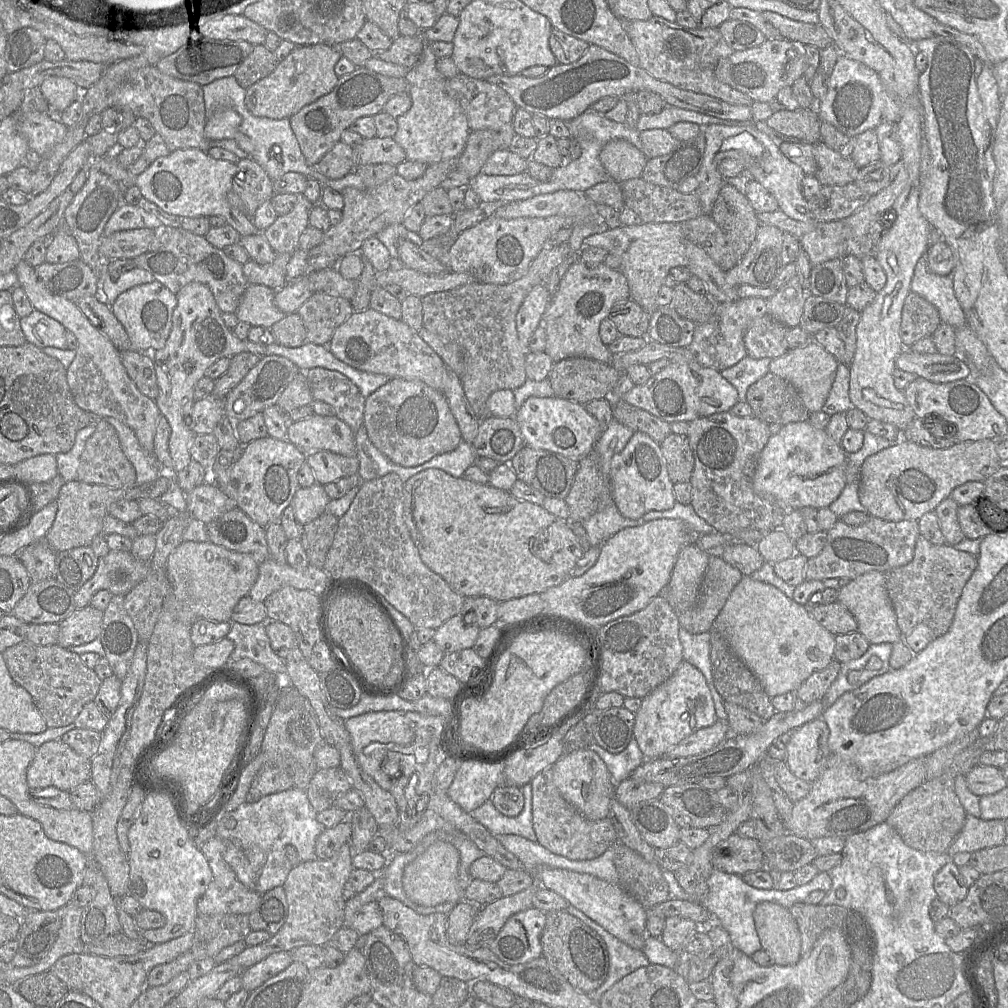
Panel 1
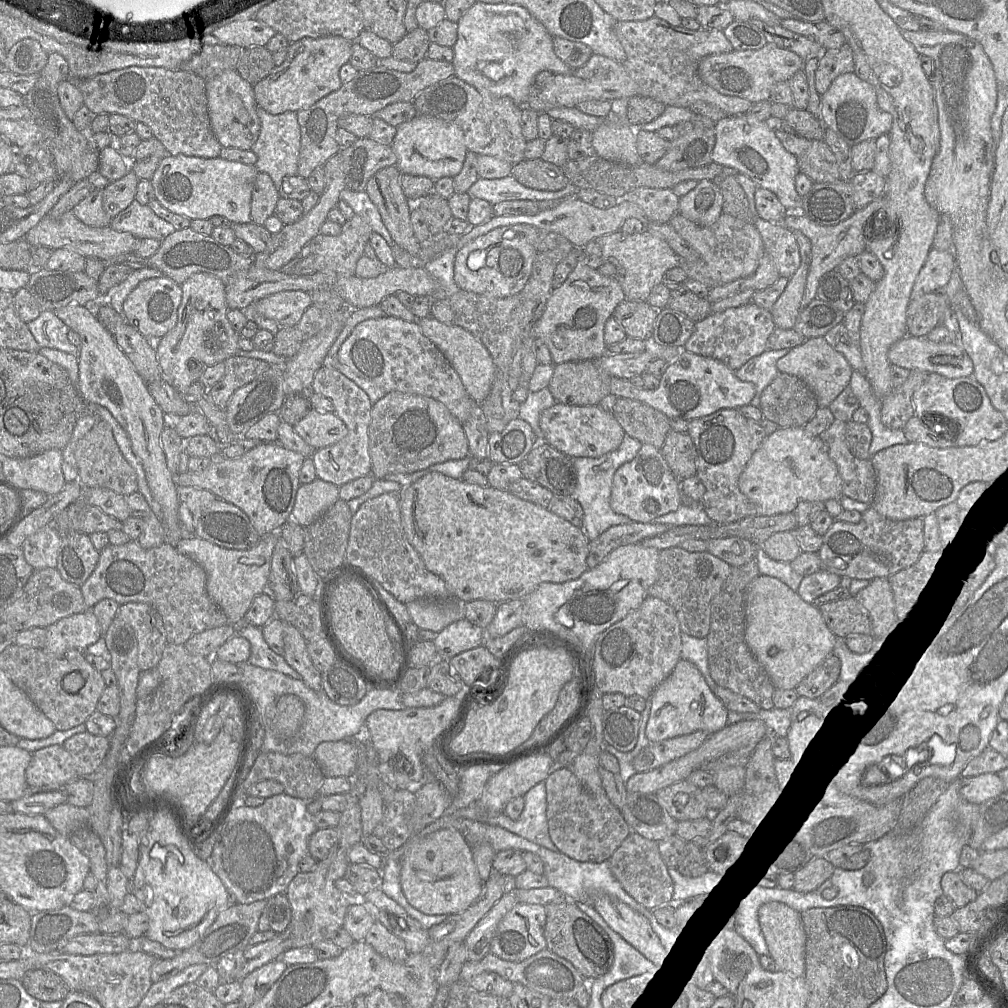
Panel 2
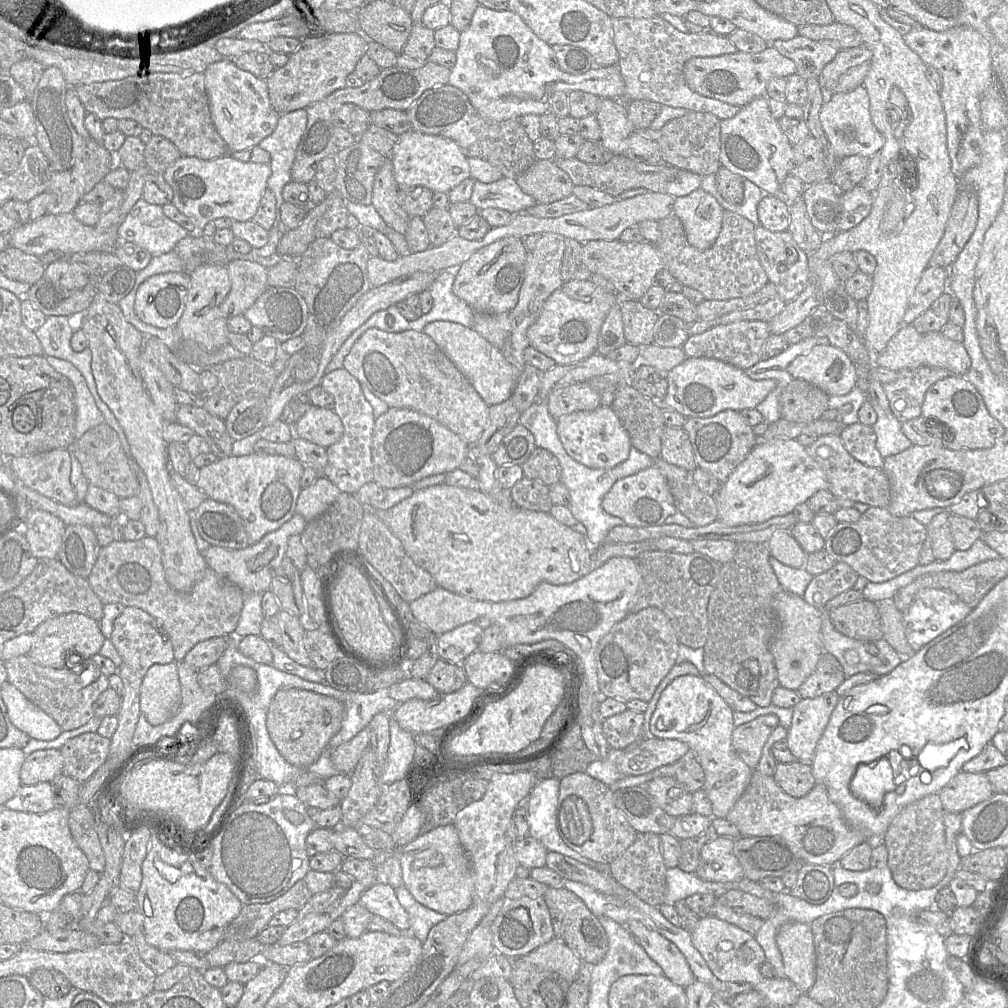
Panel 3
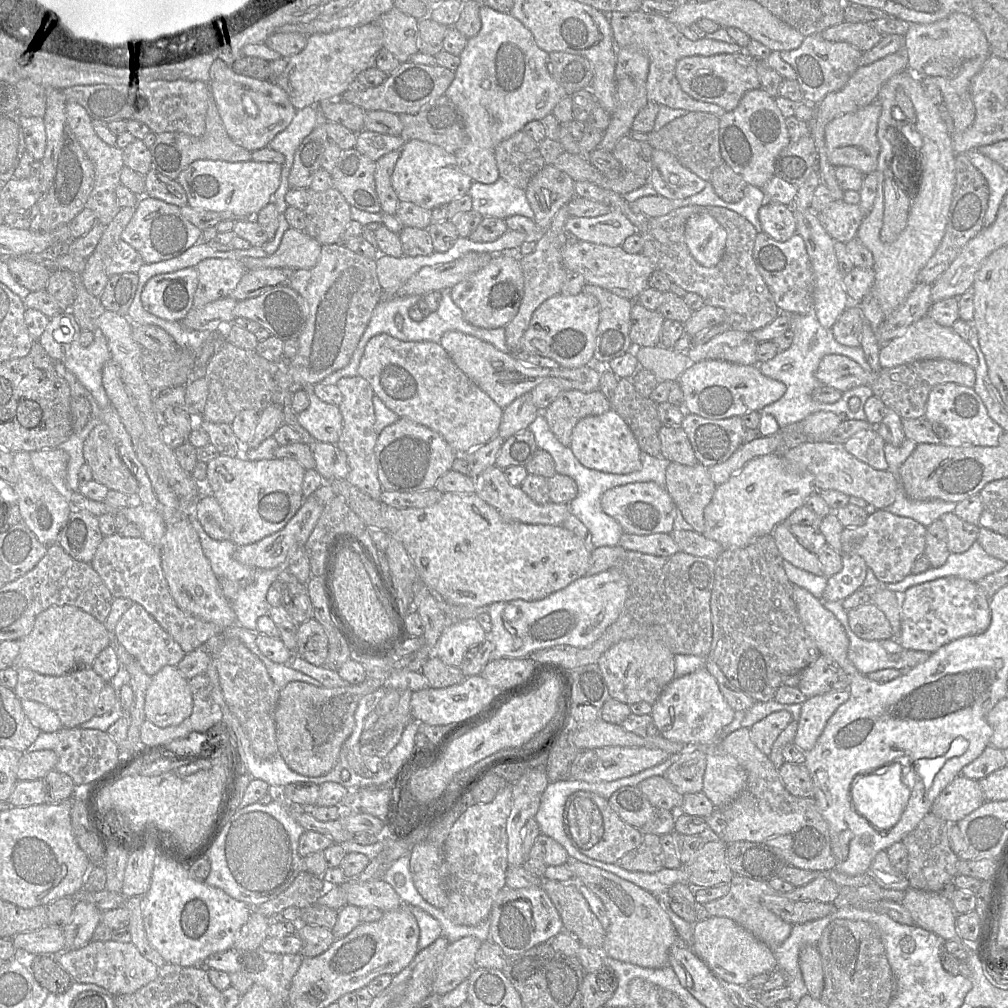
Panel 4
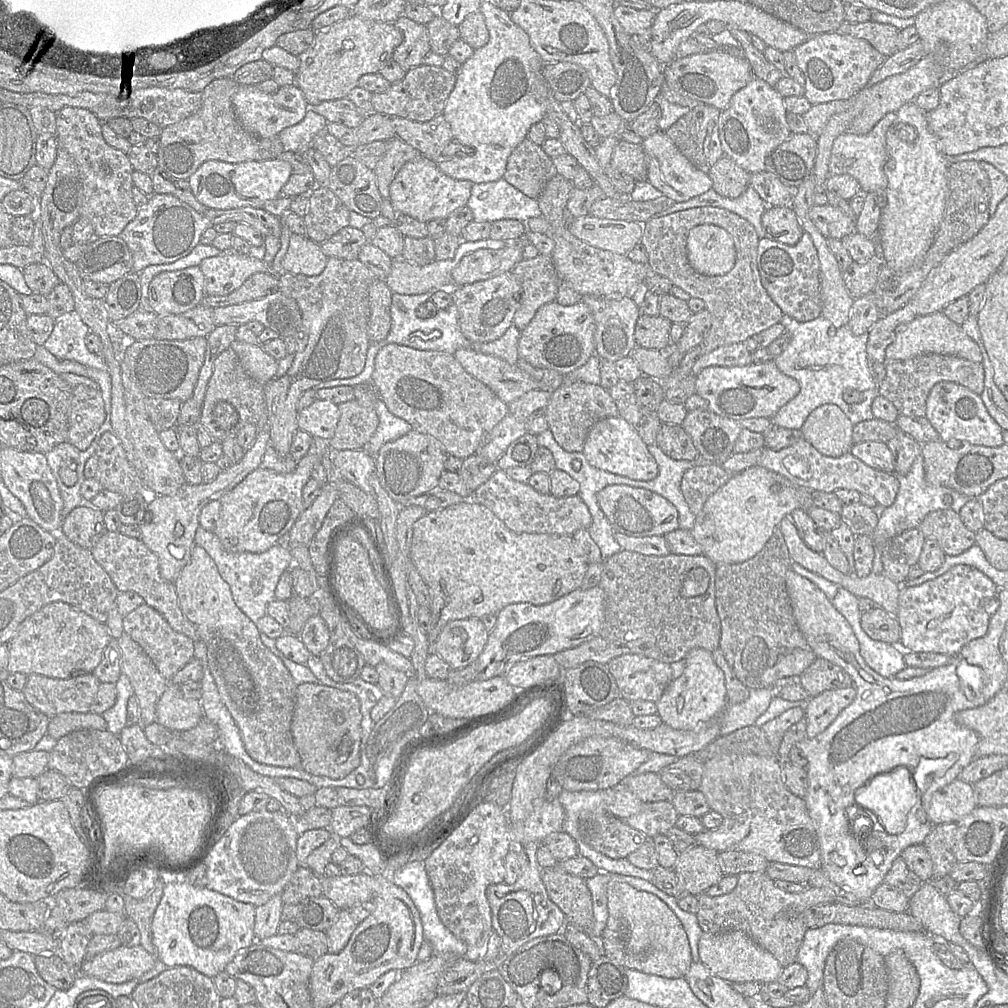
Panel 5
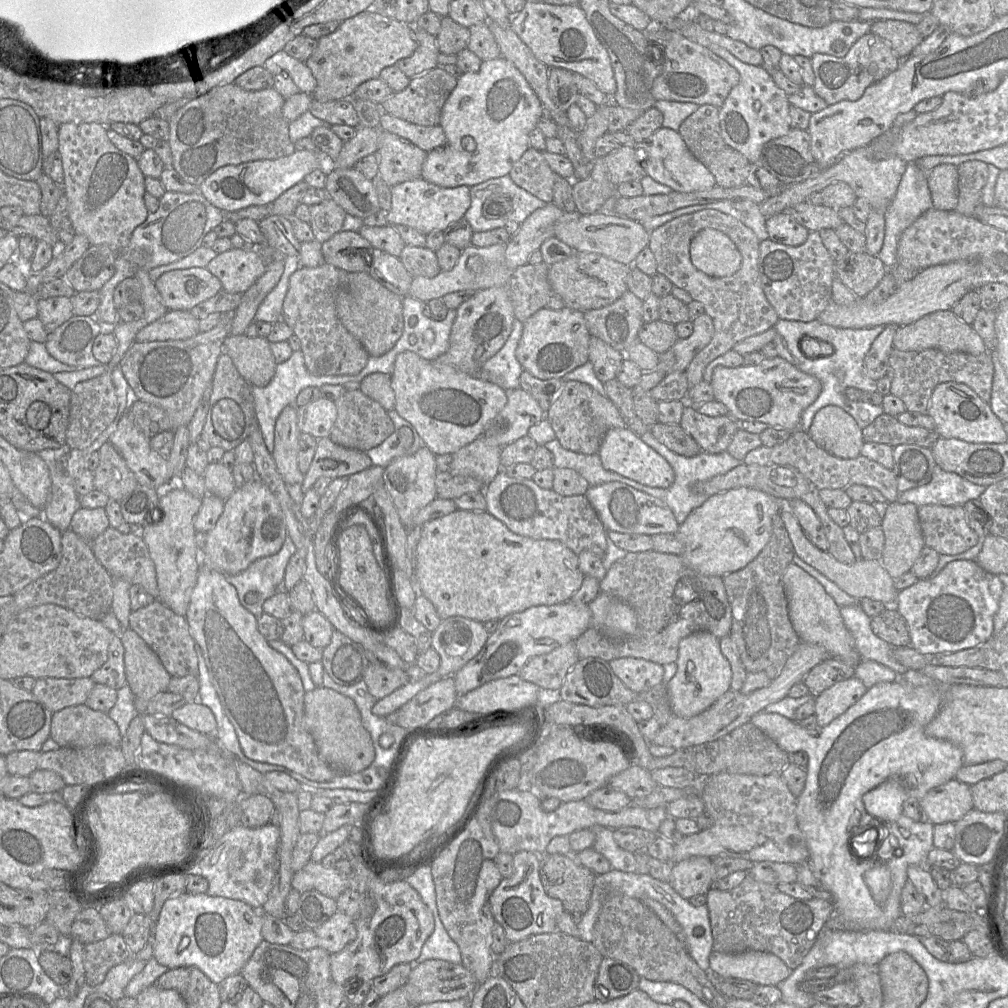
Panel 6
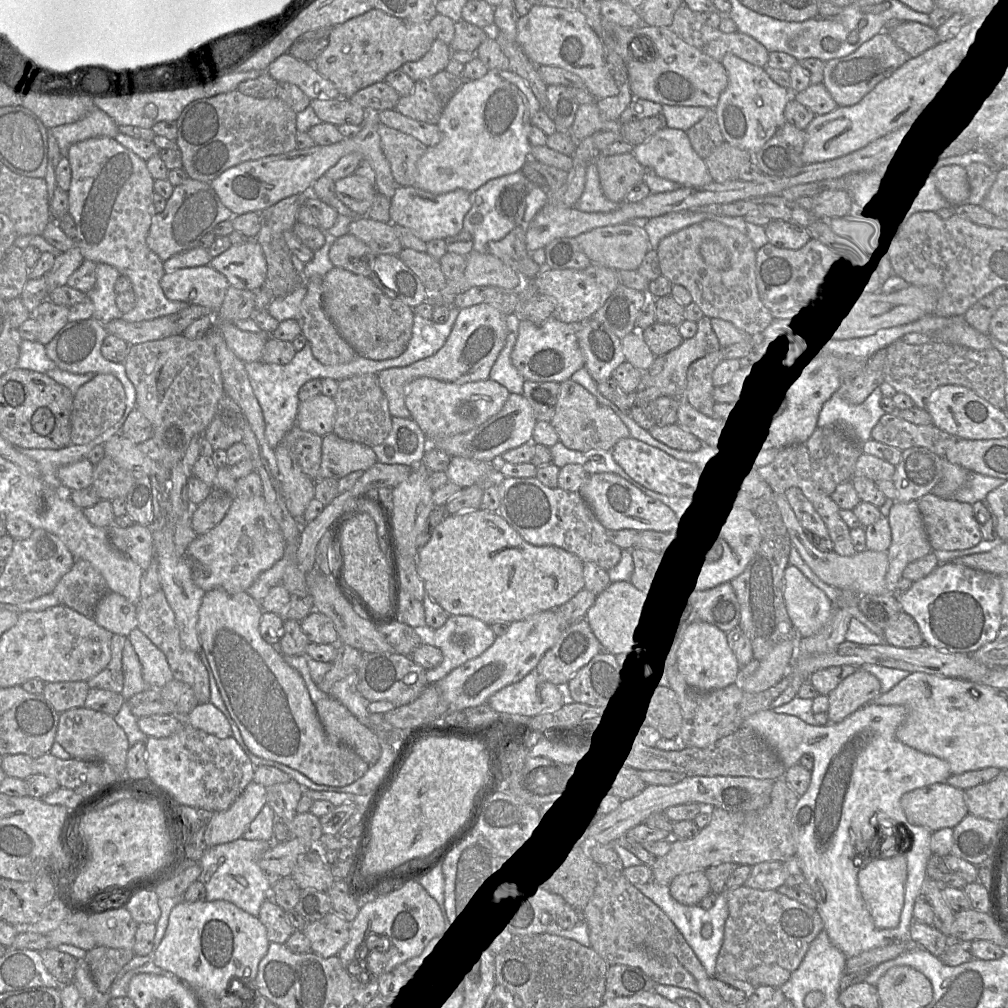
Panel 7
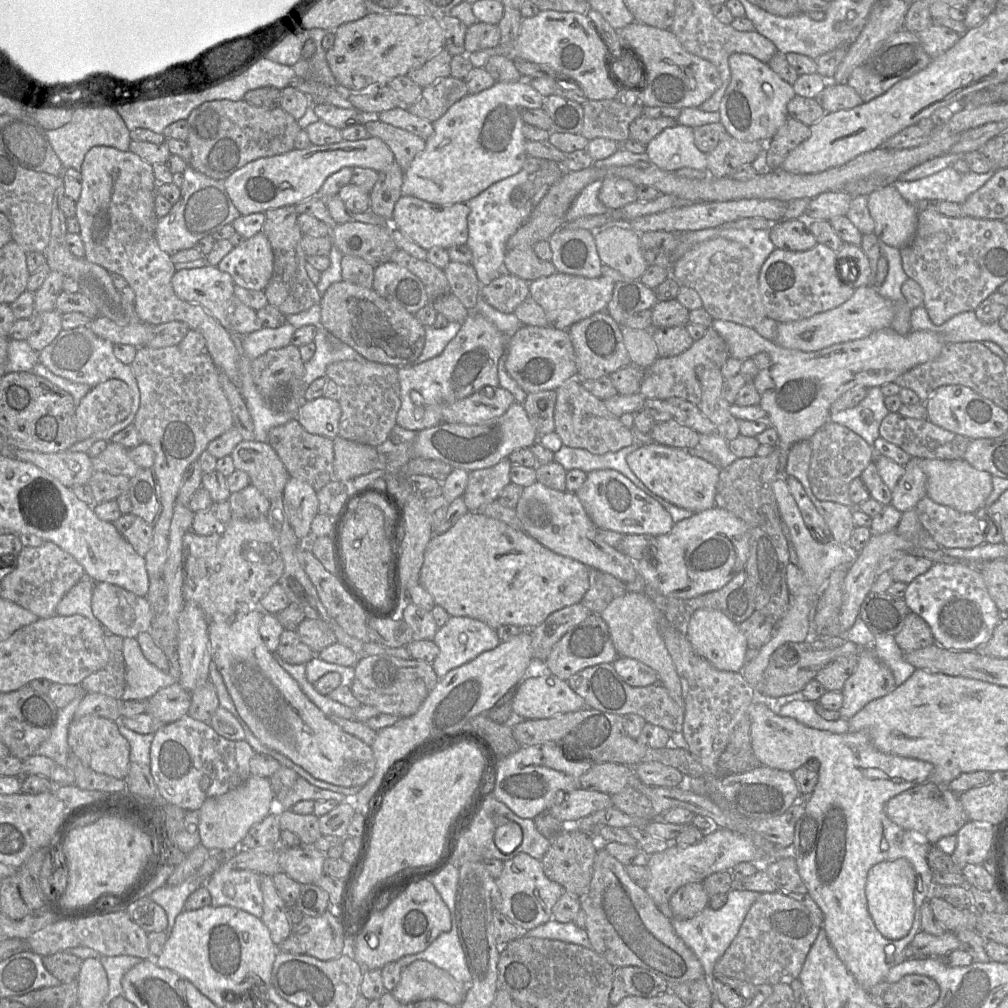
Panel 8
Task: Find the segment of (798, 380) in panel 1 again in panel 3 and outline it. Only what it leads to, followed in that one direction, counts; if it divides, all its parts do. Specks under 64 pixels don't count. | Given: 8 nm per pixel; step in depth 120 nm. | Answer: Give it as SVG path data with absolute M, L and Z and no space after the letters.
M830 343L817 345L808 354L797 356L787 370L793 378L812 384L829 396L848 394L858 377L858 368L848 355Z

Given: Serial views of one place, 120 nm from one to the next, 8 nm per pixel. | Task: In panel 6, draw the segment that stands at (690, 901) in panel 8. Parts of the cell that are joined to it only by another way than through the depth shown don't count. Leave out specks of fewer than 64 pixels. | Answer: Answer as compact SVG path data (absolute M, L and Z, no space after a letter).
M694 856L672 865L670 884L684 899L706 895L714 882L711 858Z

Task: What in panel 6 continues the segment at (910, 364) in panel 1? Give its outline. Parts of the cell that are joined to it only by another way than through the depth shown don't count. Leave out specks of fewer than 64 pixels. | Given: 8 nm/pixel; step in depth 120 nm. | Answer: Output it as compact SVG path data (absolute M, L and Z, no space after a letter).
M952 310L936 311L912 324L898 327L893 338L893 348L899 351L938 349L944 352L963 352L972 355L980 355L987 351L983 339L974 328L961 321Z

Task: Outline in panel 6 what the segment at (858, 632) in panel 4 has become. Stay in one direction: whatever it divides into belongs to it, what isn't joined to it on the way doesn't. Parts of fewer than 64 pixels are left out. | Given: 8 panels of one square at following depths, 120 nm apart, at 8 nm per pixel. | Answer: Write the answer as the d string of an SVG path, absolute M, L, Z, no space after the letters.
M888 606L881 614L871 618L874 634L892 647L910 646L910 634L904 617L894 606Z

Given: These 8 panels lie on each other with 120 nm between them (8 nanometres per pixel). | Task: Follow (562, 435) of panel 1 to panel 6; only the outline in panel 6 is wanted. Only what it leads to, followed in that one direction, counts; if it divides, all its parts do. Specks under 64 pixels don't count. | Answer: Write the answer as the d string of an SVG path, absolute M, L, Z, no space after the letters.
M628 427L607 431L598 455L606 470L616 472L645 486L668 488L675 480L675 473L669 462Z

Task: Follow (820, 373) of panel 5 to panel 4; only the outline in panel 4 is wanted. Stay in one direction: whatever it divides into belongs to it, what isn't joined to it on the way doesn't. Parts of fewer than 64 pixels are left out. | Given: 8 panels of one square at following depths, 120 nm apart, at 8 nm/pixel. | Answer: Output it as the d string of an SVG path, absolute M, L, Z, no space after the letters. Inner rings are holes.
M814 313L807 315L788 314L790 317L790 330L794 333L791 346L784 351L779 351L767 362L759 363L758 368L761 373L769 378L783 382L786 385L785 394L777 401L765 406L759 412L769 414L778 422L780 428L789 424L798 423L807 418L810 414L818 411L829 411L839 415L842 421L846 420L866 420L864 405L866 401L874 395L870 385L860 385L846 392L842 392L840 399L835 403L820 403L812 398L815 388L823 385L816 378L816 371L821 359L828 354L838 354L846 356L858 363L863 370L870 372L871 366L867 362L861 346L850 347L840 344L834 338L831 329L824 328ZM851 398L859 398L860 404L857 411L852 411L849 407Z

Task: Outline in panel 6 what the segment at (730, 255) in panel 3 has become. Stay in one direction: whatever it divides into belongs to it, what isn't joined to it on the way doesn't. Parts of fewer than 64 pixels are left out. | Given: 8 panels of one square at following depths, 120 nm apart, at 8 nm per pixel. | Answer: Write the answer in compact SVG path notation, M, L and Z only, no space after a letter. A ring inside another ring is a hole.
M704 209L674 218L653 230L649 235L648 247L653 252L657 273L666 276L674 286L686 290L691 297L701 302L714 325L710 343L690 362L686 369L689 388L703 380L707 365L717 357L733 349L741 340L765 332L779 320L777 312L768 301L760 282L760 240L752 229L731 215L718 210ZM703 229L715 229L726 234L736 245L742 256L740 269L729 277L712 277L698 270L691 262L690 244Z

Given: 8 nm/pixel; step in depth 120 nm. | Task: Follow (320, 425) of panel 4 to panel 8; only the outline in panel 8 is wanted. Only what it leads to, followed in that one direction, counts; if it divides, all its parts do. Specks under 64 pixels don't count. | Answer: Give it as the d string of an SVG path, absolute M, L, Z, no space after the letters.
M325 396L303 401L295 415L306 431L331 439L338 436L340 417L339 402Z

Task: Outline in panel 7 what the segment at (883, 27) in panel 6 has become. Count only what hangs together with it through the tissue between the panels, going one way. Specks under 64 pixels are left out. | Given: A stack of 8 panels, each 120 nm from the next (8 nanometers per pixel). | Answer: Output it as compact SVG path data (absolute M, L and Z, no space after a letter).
M905 21L887 30L898 47L914 58L939 44L937 29L919 22Z

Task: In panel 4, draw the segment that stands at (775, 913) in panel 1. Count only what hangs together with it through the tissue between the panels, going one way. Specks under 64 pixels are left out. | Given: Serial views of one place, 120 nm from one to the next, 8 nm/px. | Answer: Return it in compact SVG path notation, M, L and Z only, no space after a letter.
M806 945L801 949L799 967L807 988L807 994L814 999L820 999L824 988L824 978L817 945Z

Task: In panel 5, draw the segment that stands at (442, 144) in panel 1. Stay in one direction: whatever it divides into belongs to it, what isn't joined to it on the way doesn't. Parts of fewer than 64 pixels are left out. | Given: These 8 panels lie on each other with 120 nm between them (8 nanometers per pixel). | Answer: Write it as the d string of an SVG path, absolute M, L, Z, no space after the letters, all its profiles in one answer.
M420 155L401 167L390 185L389 199L396 213L427 223L437 218L446 219L454 210L466 206L473 184L468 180L455 180L447 176L436 162Z

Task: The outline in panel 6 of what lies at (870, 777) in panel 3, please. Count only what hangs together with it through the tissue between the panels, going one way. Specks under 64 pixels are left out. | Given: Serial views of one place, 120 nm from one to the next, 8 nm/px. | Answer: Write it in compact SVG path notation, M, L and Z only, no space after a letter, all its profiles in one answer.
M890 779L862 797L864 807L879 822L894 822L903 812L908 791L901 779Z

